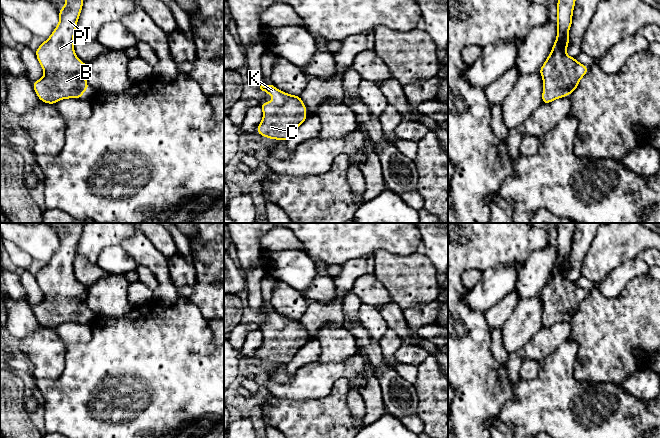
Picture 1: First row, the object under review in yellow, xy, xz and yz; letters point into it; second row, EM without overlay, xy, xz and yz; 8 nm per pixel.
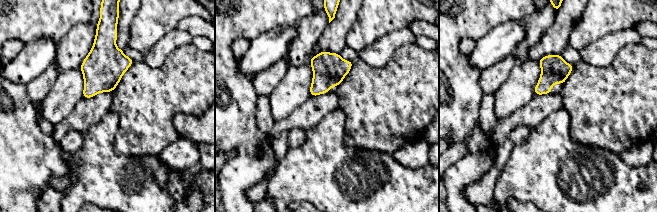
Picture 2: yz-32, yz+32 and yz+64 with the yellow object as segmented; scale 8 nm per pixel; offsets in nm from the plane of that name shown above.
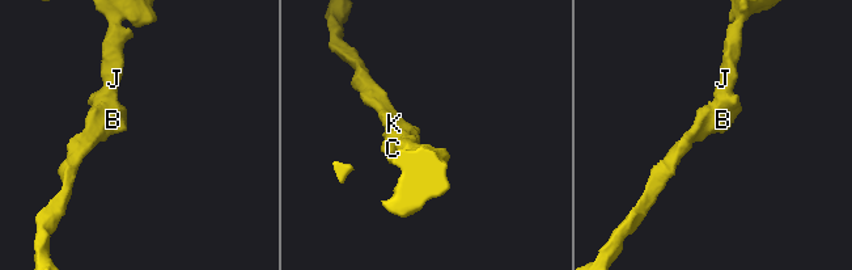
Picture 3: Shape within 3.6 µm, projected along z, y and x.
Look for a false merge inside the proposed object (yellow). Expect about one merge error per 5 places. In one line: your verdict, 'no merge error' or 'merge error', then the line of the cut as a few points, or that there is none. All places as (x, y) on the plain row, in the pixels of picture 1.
no merge error | no cut

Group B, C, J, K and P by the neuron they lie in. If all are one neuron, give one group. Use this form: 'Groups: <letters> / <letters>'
Groups: B C J K P

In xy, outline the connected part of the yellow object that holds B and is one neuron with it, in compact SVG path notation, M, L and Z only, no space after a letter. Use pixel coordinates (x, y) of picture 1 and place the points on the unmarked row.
M65 225L65 230L59 234L57 251L35 275L45 297L32 310L38 322L48 328L62 323L78 323L89 313L86 306L88 289L74 276L74 259L84 225Z

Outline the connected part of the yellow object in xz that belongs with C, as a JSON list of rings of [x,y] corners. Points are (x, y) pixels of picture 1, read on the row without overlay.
[[[271,307],[260,310],[274,323],[261,328],[263,342],[257,350],[257,357],[276,364],[289,364],[297,352],[306,345],[306,330],[300,320],[287,318]]]

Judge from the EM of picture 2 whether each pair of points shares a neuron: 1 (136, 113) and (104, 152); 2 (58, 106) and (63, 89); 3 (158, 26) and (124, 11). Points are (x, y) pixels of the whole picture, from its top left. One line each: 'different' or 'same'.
1: different
2: same
3: different

